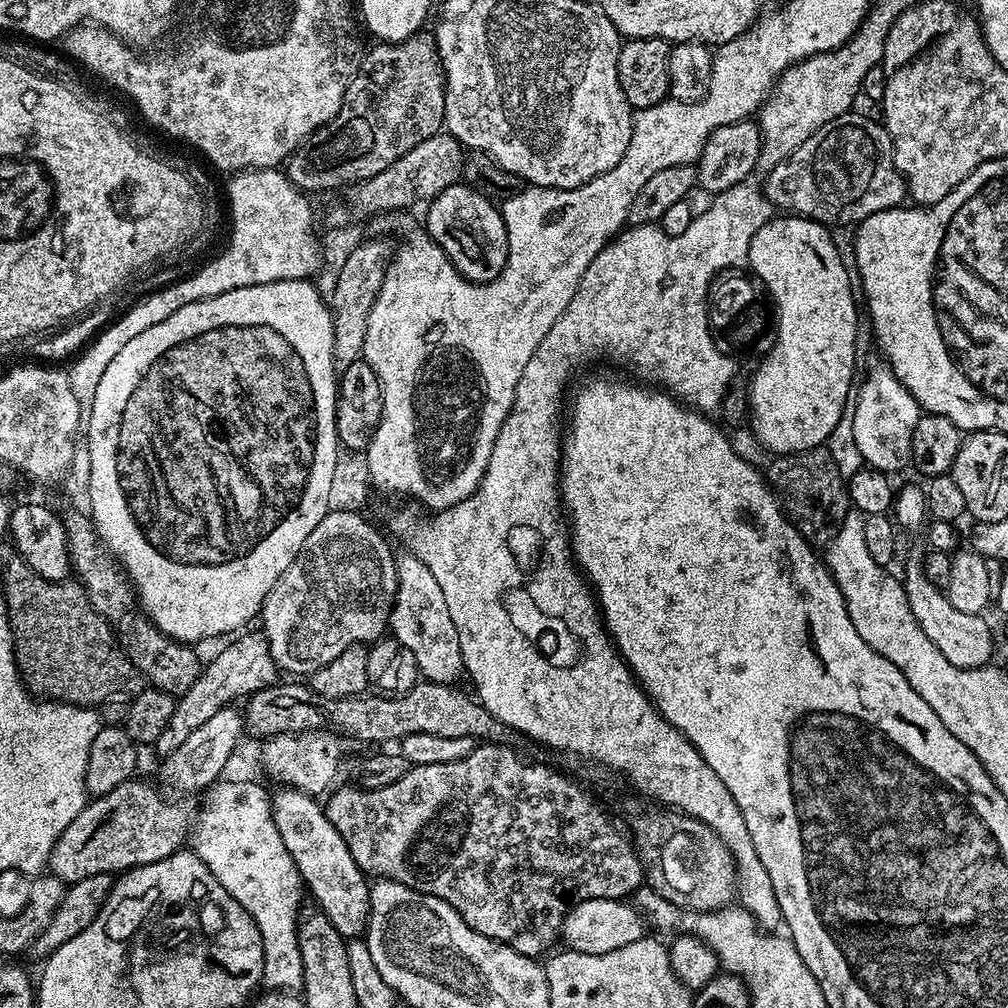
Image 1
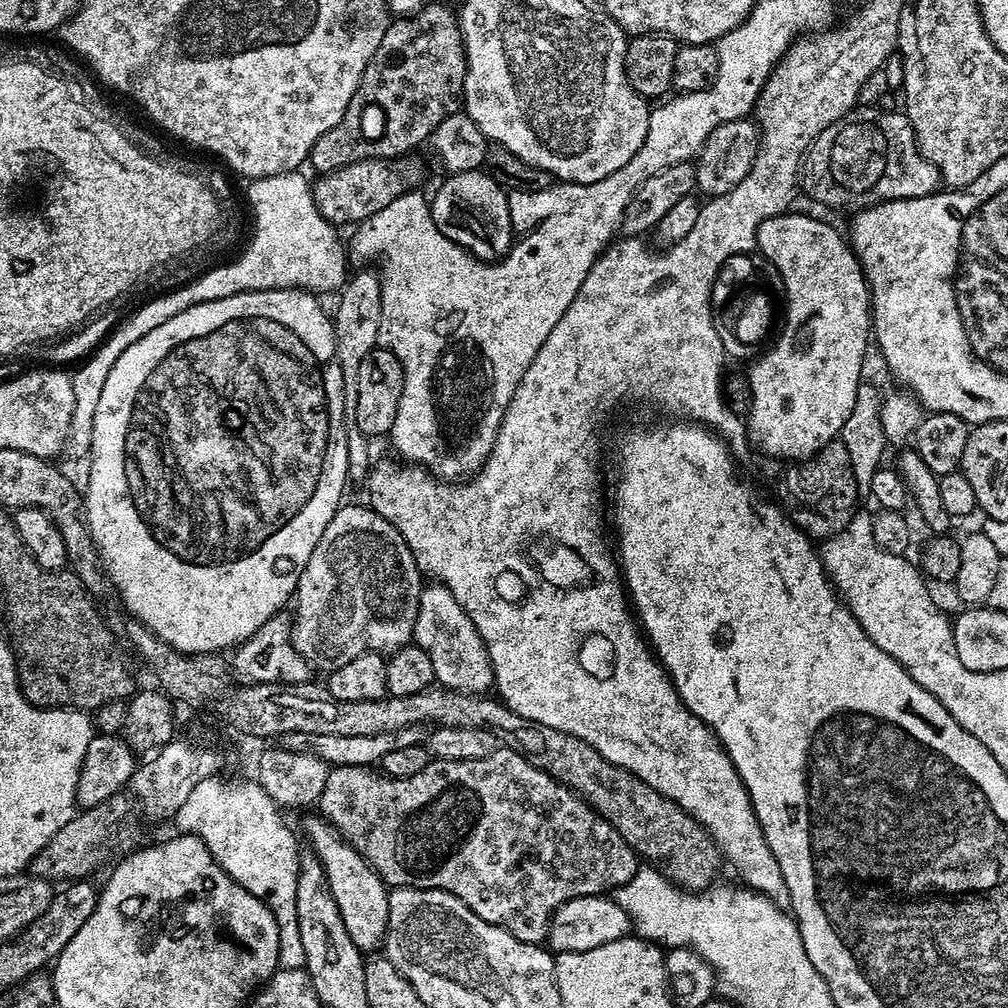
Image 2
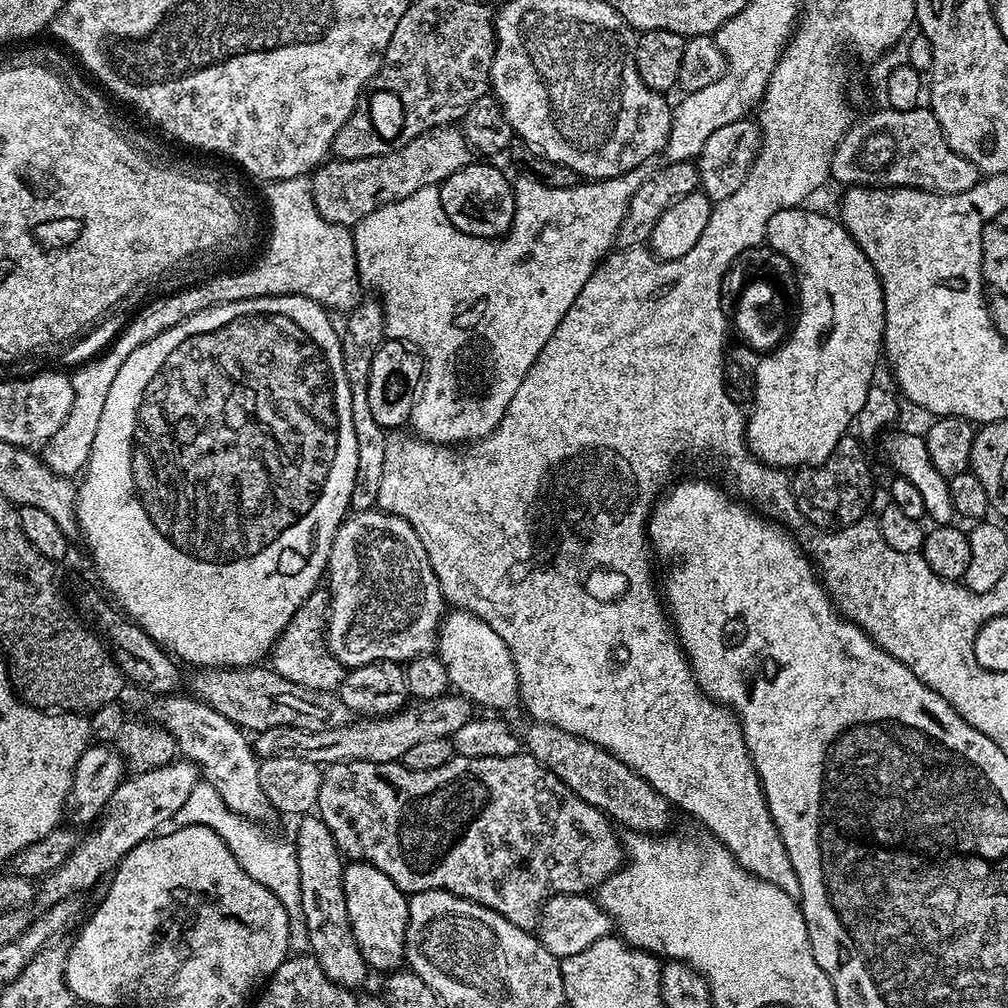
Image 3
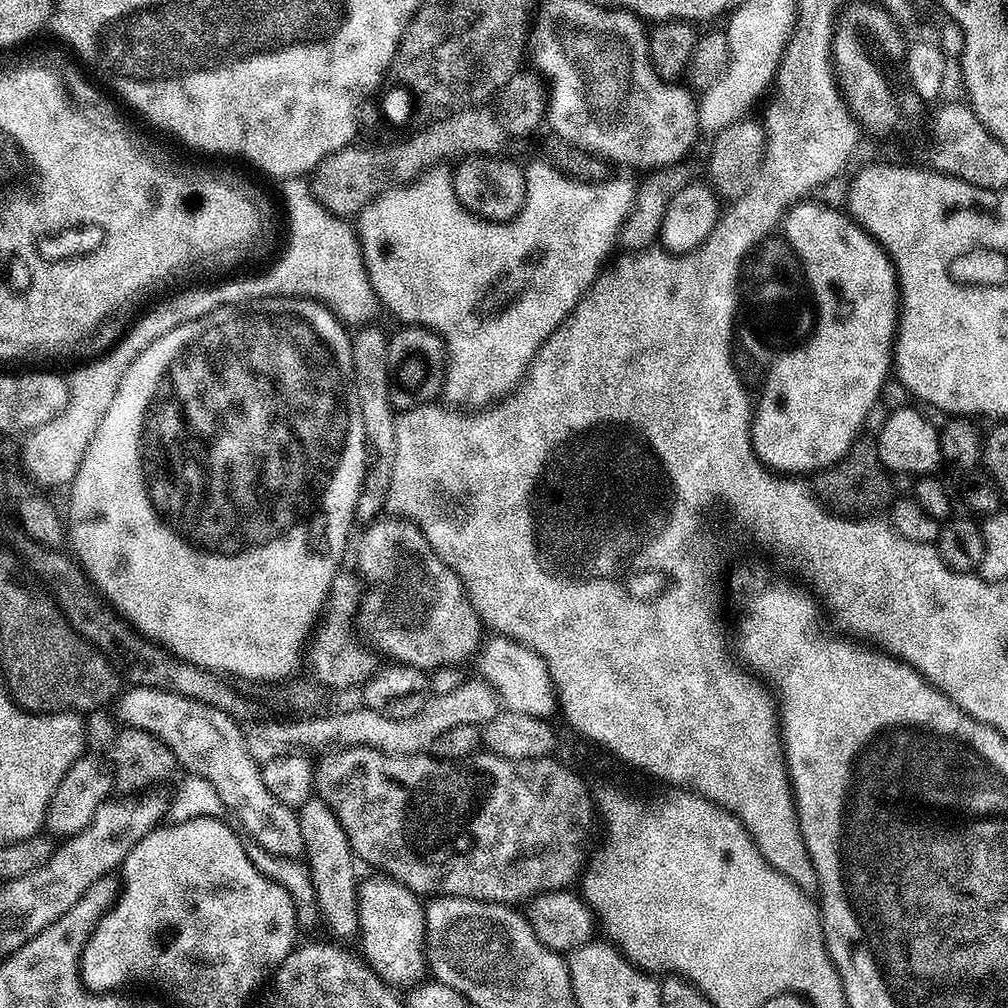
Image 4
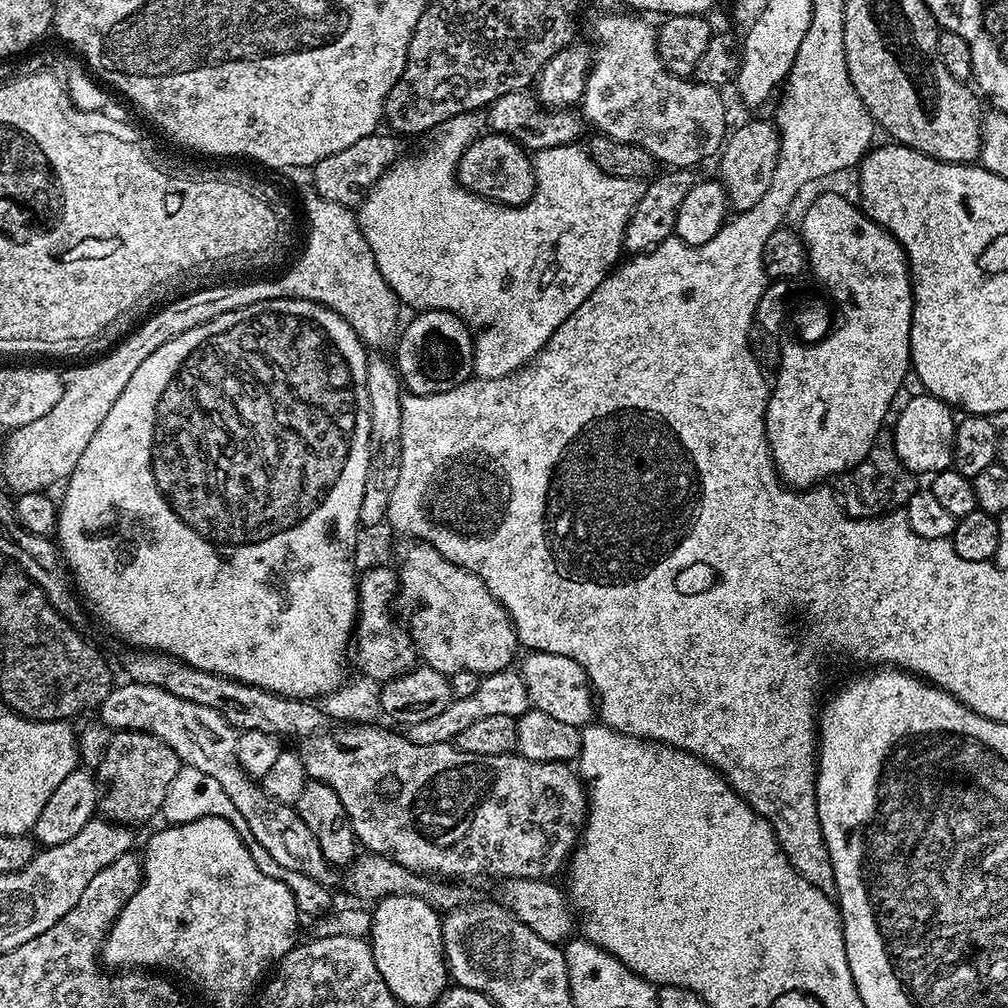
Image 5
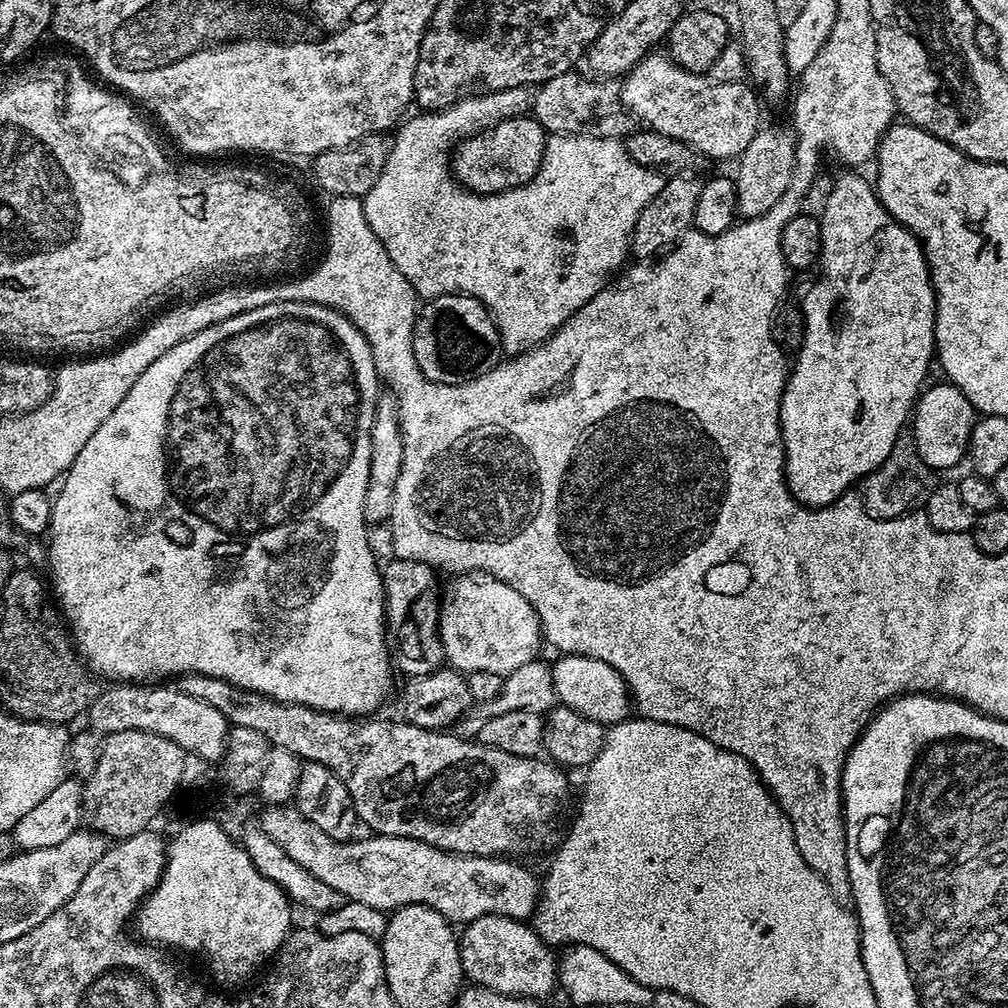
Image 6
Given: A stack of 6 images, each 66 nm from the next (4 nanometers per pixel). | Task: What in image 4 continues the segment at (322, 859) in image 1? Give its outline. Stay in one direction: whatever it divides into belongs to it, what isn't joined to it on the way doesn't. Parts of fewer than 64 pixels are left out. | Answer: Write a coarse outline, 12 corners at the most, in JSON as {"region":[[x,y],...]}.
{"region":[[380,874],[359,881],[362,959],[385,984],[426,976],[425,905]]}

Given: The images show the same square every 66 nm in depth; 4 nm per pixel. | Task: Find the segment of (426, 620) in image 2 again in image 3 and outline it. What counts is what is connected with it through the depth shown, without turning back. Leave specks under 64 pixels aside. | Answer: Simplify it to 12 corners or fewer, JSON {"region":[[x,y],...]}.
{"region":[[460,608],[436,647],[451,687],[502,712],[520,702],[509,648]]}

